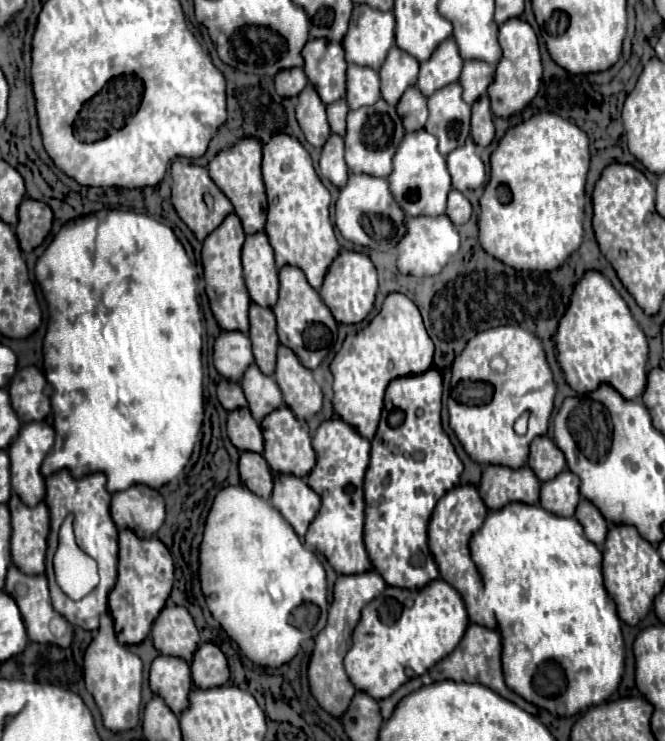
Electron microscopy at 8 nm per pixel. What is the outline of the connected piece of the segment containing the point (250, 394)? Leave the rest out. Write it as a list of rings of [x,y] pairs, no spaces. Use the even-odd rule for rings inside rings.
[[[255,363],[249,365],[245,375],[241,377],[241,389],[247,397],[251,415],[257,421],[261,421],[265,415],[283,405],[283,395],[275,379],[271,375],[261,373],[261,369]]]

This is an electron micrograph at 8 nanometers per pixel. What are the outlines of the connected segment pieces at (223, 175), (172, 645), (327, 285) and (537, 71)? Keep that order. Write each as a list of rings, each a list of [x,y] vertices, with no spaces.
[[[241,139],[233,147],[219,151],[209,161],[207,171],[209,171],[209,177],[215,181],[215,185],[231,201],[235,213],[243,223],[245,235],[261,231],[265,227],[265,215],[267,215],[267,195],[261,179],[261,143],[257,139]]]
[[[167,605],[159,611],[151,627],[153,645],[163,655],[181,657],[187,663],[193,659],[199,643],[199,631],[193,623],[193,617],[185,607]]]
[[[341,251],[337,255],[337,259],[329,265],[329,271],[325,275],[325,281],[323,281],[323,287],[319,293],[339,323],[363,321],[373,309],[373,301],[375,301],[375,293],[377,293],[377,271],[375,271],[371,259],[357,251]]]
[[[509,19],[509,23],[503,23],[499,27],[499,45],[503,49],[503,55],[497,63],[495,79],[489,85],[487,93],[491,99],[491,111],[497,117],[509,117],[515,111],[521,111],[537,95],[543,67],[541,67],[537,35],[529,23],[525,23],[521,19]]]

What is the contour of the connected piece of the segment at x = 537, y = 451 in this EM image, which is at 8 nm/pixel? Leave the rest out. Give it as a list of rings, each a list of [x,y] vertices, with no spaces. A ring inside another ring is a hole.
[[[543,435],[531,443],[529,467],[535,471],[539,481],[549,481],[565,469],[565,455],[547,435]]]

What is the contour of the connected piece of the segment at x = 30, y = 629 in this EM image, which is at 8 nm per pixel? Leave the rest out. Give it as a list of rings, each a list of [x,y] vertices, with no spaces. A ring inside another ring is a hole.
[[[9,565],[7,579],[5,579],[5,591],[9,591],[9,595],[13,595],[13,599],[17,599],[17,607],[21,611],[21,617],[25,619],[27,637],[31,641],[53,643],[53,645],[59,645],[59,647],[69,647],[71,645],[73,627],[53,609],[45,575],[25,575],[15,565]],[[25,589],[27,589],[27,593],[25,593]]]

